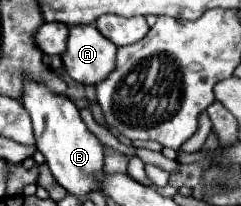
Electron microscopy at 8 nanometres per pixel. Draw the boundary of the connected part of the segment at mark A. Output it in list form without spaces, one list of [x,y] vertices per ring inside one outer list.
[[[95,25],[71,27],[61,59],[71,79],[81,85],[97,85],[117,65],[117,45],[105,39]]]

